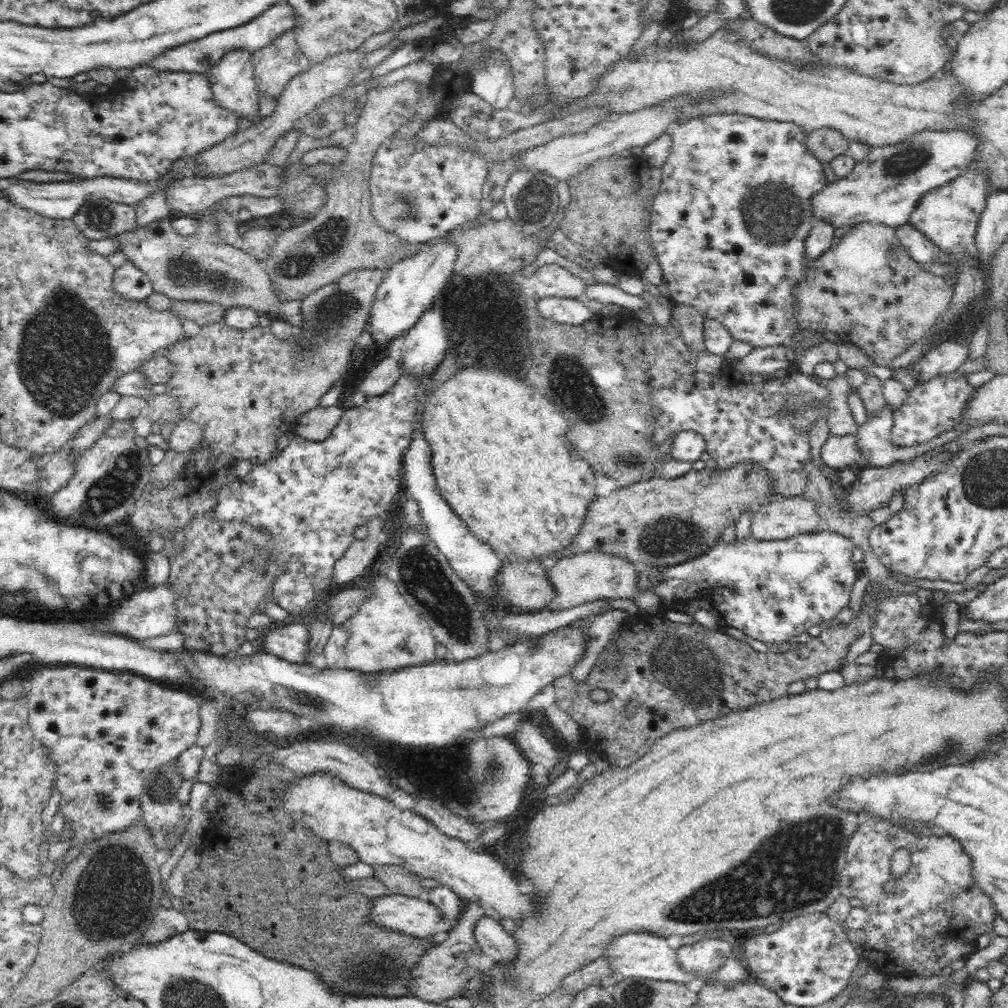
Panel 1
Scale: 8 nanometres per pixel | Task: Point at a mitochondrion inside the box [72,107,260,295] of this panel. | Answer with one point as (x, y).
(100, 216)

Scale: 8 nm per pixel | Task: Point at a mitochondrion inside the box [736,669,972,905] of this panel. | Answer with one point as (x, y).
(951, 747)

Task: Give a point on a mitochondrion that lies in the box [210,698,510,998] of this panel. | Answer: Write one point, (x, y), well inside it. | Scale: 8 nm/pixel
(381, 962)

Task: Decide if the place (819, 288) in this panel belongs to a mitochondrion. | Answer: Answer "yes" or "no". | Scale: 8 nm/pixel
no

